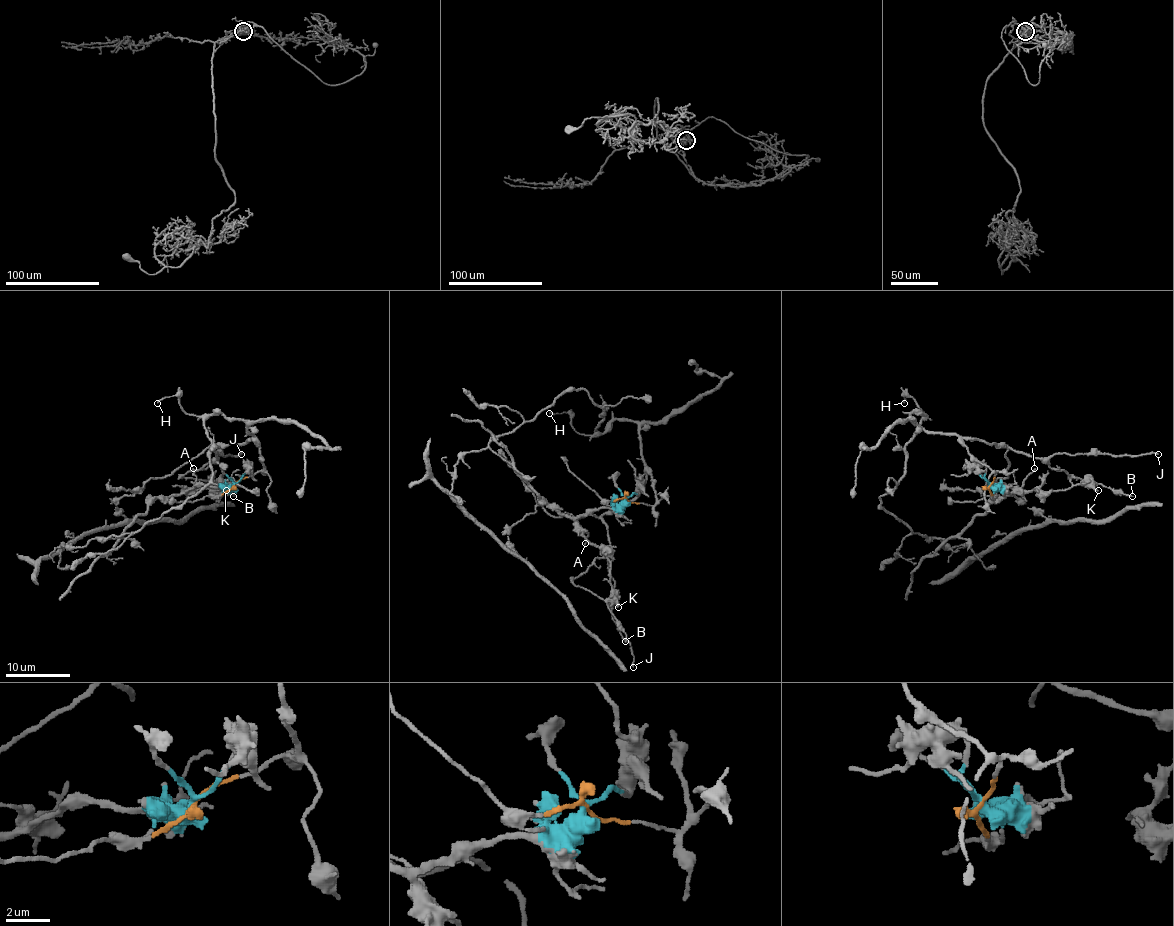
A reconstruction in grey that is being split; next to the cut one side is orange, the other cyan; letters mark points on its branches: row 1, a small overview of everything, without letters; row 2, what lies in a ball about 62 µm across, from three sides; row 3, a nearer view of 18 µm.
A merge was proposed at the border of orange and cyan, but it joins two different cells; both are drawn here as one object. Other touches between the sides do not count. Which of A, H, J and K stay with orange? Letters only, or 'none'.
H, J

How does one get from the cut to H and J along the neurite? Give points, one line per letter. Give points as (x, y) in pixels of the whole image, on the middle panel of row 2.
H: (625, 498), (656, 502), (640, 427), (614, 420), (602, 433), (581, 435), (568, 414), (549, 414)
J: (625, 498), (656, 502), (648, 472), (638, 493), (602, 516), (614, 581), (612, 620), (630, 645), (633, 667)

